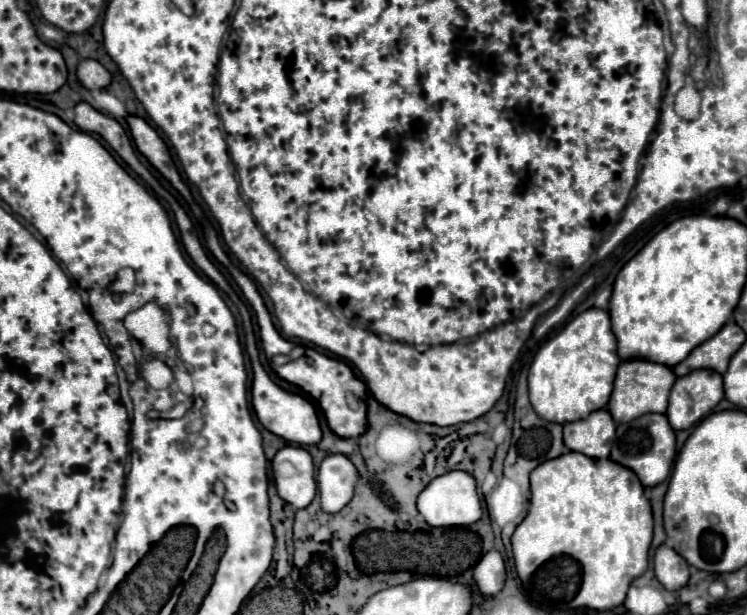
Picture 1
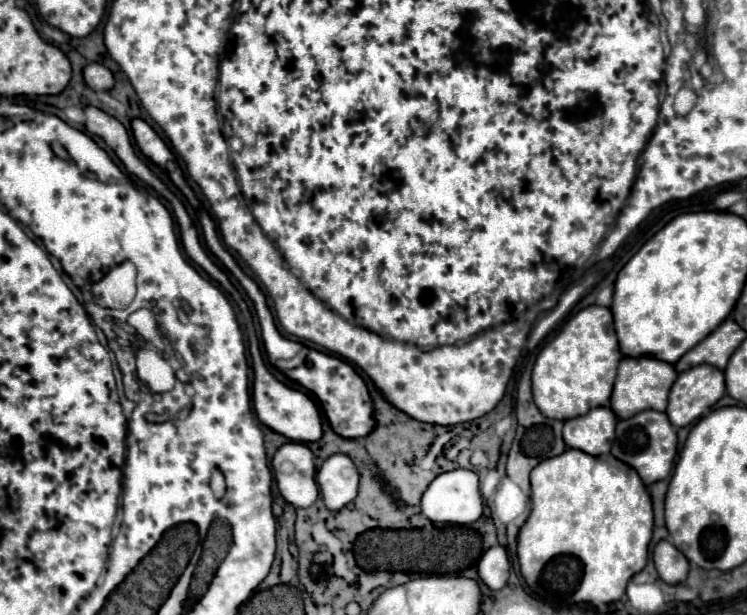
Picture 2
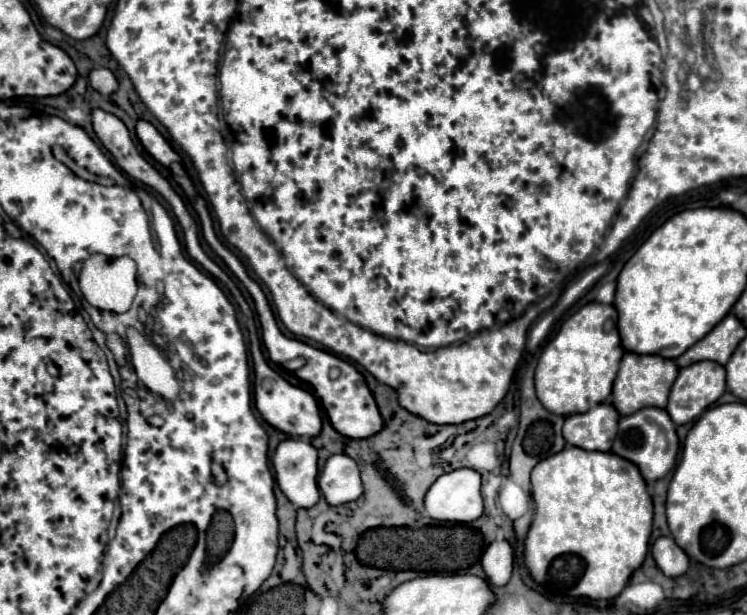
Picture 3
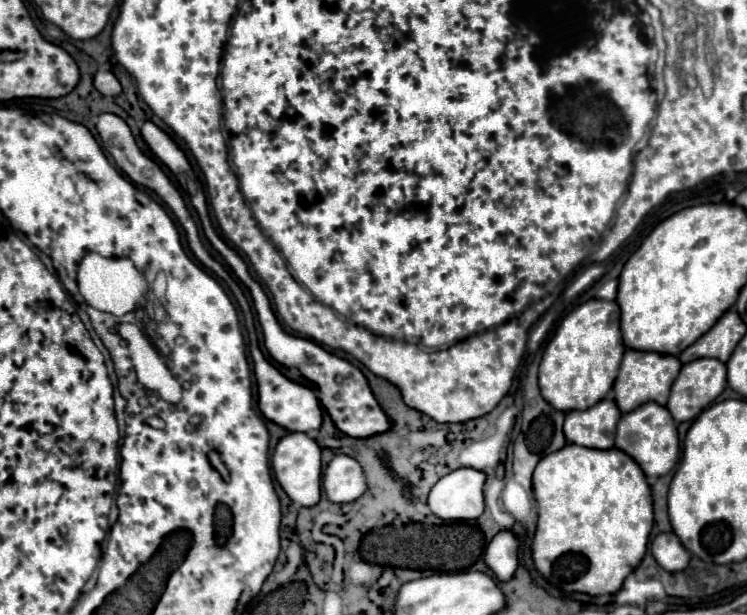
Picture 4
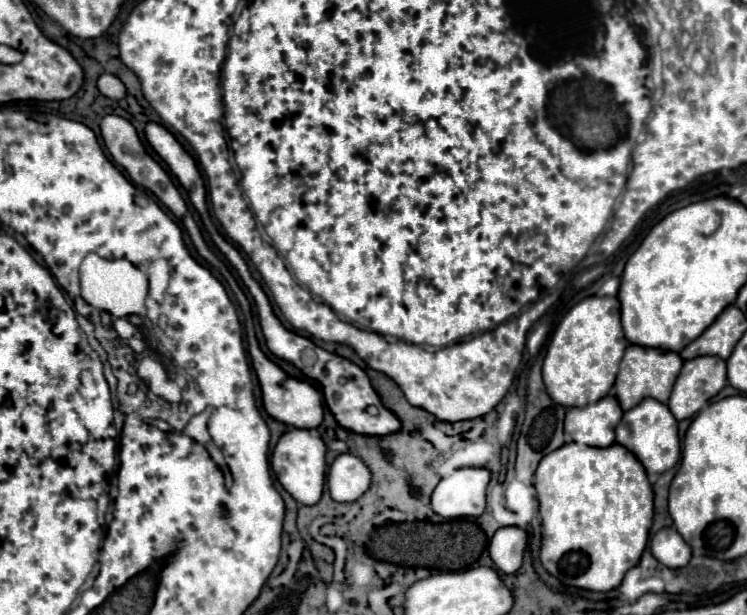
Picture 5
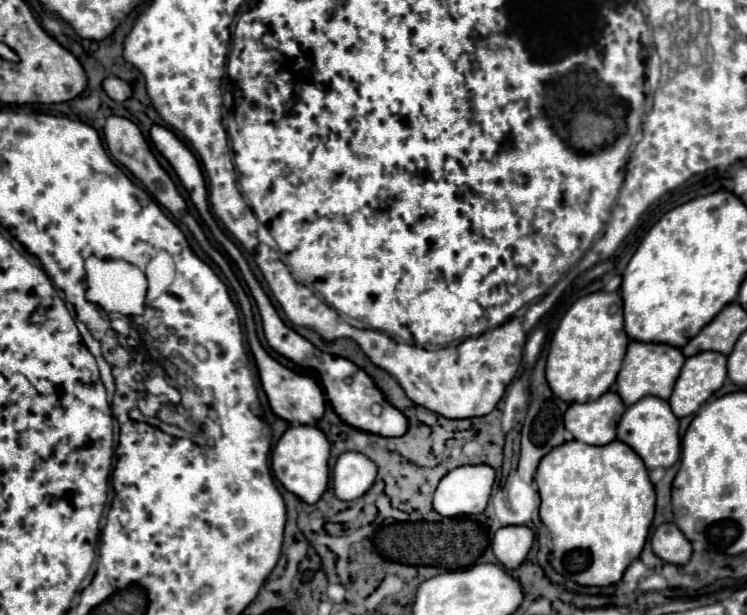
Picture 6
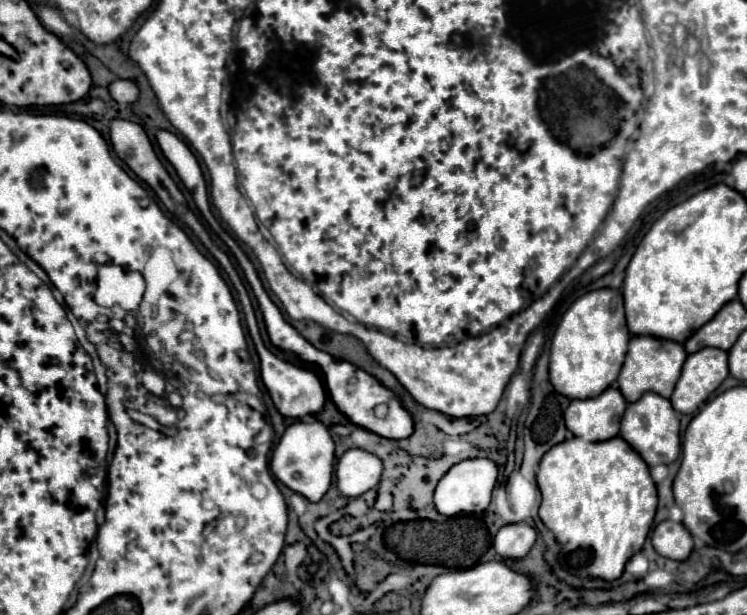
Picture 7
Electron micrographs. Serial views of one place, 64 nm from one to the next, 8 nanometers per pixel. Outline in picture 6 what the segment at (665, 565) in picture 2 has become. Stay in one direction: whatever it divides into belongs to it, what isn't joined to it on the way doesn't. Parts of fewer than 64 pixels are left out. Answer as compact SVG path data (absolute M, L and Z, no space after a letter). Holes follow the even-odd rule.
M676 524L658 526L656 532L652 534L650 542L652 542L654 554L668 564L682 566L690 560L692 544L684 538L684 534L680 532L680 528Z

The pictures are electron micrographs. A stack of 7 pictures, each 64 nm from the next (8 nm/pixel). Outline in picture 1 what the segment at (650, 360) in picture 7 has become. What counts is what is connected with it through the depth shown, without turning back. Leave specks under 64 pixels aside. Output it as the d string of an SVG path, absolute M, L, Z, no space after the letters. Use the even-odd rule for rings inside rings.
M628 360L618 366L616 380L614 380L614 392L608 402L608 412L612 412L612 418L616 424L626 424L628 420L636 420L636 416L658 412L666 414L668 408L668 392L672 384L676 382L676 376L672 368L648 360Z

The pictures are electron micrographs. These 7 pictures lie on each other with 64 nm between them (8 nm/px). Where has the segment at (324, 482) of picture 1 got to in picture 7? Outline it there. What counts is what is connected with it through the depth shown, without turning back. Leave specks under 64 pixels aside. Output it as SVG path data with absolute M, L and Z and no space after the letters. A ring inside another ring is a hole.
M360 448L342 454L336 464L336 488L346 498L358 498L374 488L382 474L382 462Z

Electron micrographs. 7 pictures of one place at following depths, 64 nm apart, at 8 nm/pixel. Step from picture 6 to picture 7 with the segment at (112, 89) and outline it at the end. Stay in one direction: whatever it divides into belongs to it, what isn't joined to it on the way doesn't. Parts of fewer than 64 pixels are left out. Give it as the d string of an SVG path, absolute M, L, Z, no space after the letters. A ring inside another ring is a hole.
M114 80L110 82L108 86L110 90L110 96L116 100L116 102L122 102L122 104L132 104L138 100L138 86L132 82L132 80Z

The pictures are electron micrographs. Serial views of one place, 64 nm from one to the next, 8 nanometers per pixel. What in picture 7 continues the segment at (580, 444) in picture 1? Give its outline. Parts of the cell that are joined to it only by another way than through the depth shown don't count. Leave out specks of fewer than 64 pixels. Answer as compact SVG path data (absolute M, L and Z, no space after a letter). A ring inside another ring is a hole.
M608 388L596 398L572 400L564 412L566 428L588 442L604 442L618 436L626 400L618 388Z

